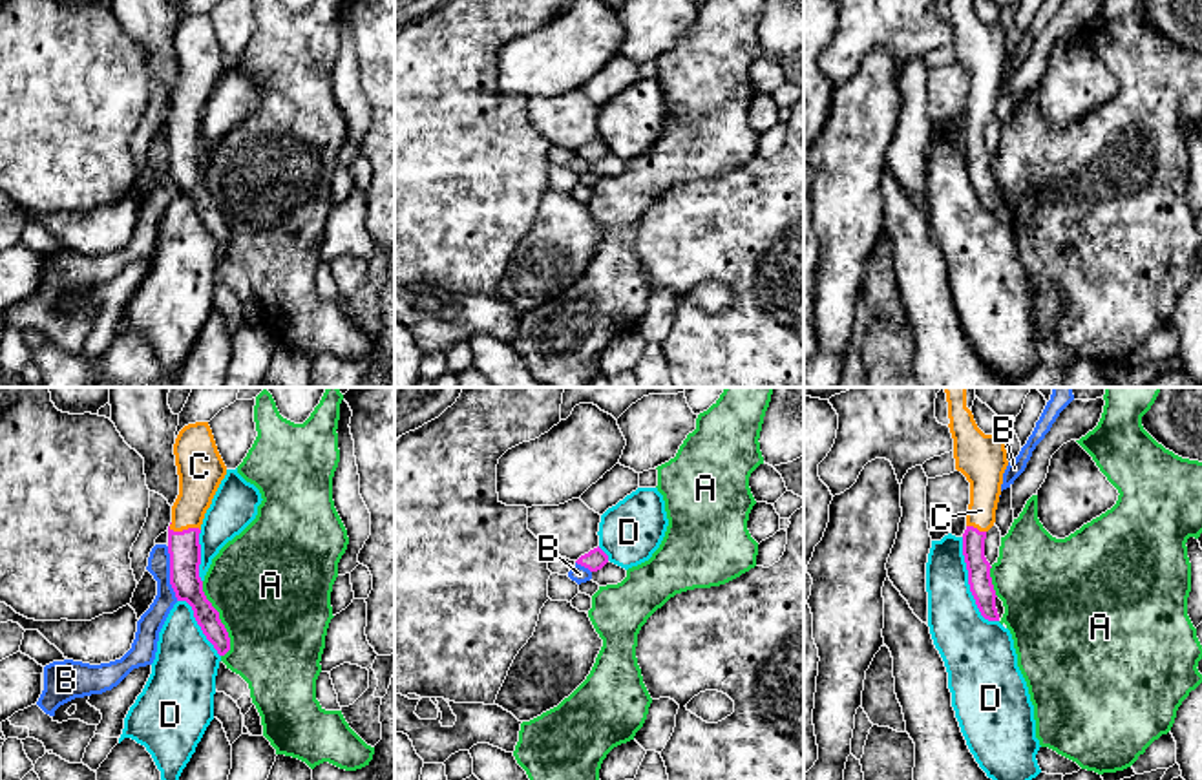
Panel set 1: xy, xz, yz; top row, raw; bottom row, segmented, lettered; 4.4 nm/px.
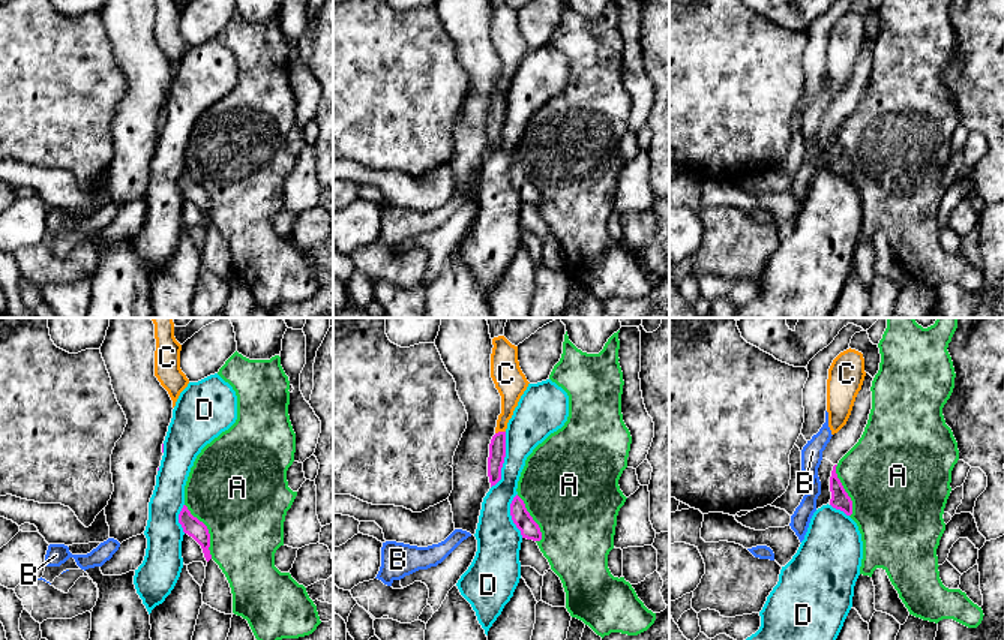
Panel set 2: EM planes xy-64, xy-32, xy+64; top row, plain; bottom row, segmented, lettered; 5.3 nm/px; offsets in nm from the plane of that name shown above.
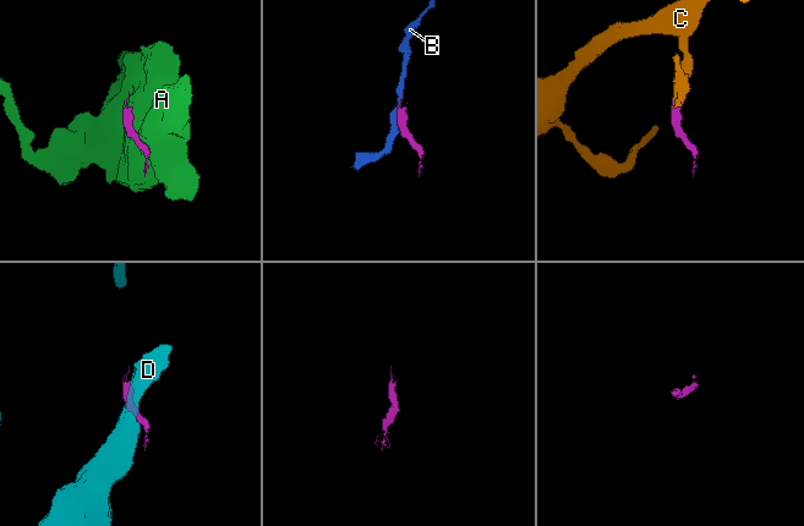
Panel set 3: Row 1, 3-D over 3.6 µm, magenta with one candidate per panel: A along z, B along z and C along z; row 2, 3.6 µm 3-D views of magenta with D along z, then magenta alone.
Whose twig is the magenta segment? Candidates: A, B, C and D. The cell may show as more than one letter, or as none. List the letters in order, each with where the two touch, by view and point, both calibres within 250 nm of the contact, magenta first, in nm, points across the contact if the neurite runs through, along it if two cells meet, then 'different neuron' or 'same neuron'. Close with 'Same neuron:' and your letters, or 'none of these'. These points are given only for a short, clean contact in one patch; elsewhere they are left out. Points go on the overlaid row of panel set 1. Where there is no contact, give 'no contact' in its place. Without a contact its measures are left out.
A: xy (220, 620) | 130/480 nm | different neuron
B: xy (170, 574) | 140/110 nm | along xy (167, 547), (168, 583), (178, 600) | different neuron
C: xy (185, 530) | 140/190 nm | across xy (185, 552), (185, 530), (200, 475) | same neuron
D: yz (969, 583) | 100/260 nm | different neuron
Same neuron: C

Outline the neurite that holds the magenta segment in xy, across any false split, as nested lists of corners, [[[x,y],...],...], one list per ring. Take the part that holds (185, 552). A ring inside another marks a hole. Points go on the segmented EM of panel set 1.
[[[208,422],[185,426],[174,444],[179,495],[168,526],[170,585],[177,601],[186,601],[197,625],[219,656],[230,650],[230,638],[203,592],[199,577],[199,533],[206,510],[227,475]]]

